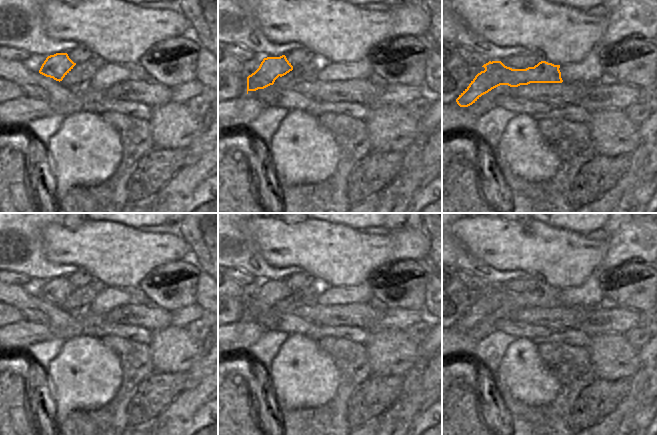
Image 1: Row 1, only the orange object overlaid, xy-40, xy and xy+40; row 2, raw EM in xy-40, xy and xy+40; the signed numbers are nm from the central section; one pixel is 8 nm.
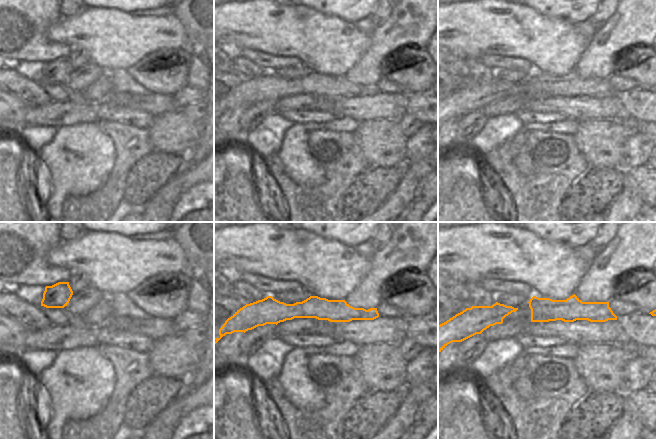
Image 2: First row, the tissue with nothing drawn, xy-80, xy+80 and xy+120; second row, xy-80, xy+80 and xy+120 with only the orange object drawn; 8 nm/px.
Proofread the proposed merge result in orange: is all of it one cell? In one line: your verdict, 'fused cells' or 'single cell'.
fused cells

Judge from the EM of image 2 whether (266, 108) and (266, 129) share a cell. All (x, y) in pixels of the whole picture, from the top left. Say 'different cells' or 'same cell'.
different cells

